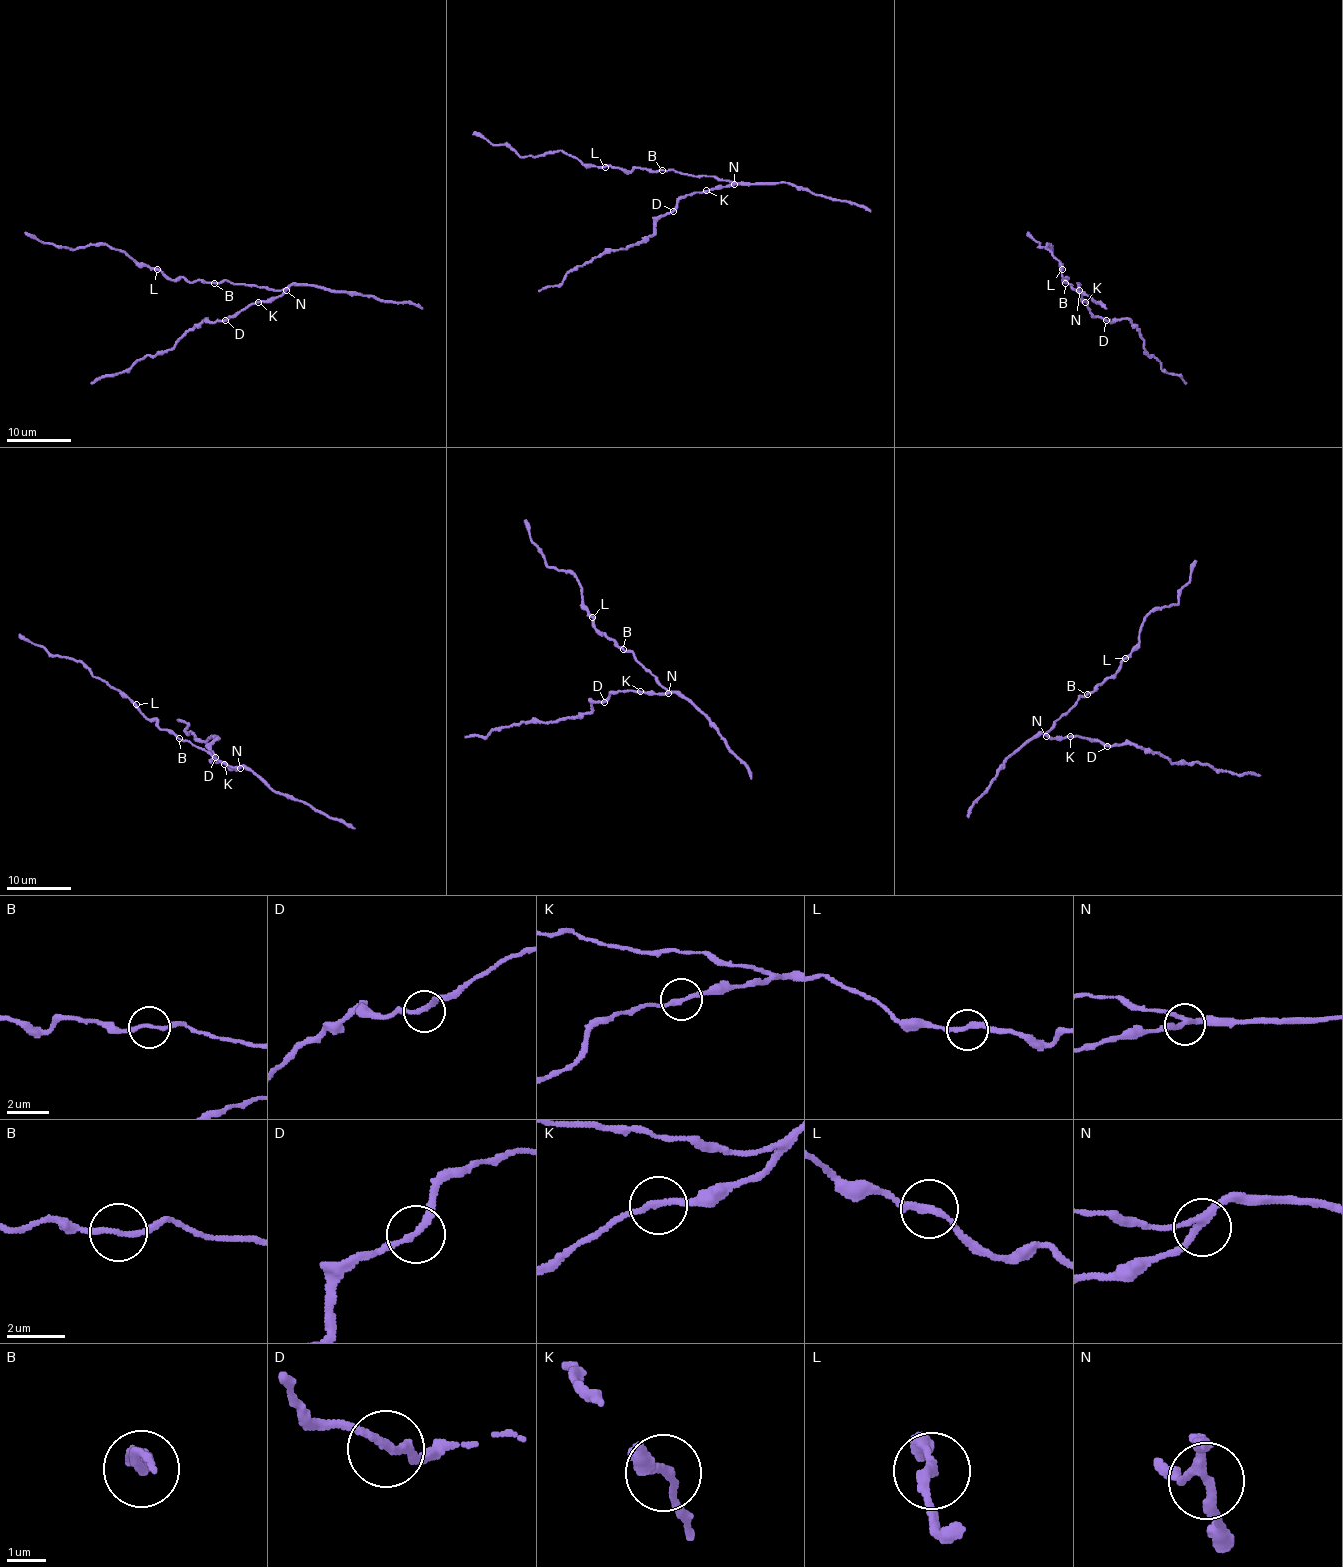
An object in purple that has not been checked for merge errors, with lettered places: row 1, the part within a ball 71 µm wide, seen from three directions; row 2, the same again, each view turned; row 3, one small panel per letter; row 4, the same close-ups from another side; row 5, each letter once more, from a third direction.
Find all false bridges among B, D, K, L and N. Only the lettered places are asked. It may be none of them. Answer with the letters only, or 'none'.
none

